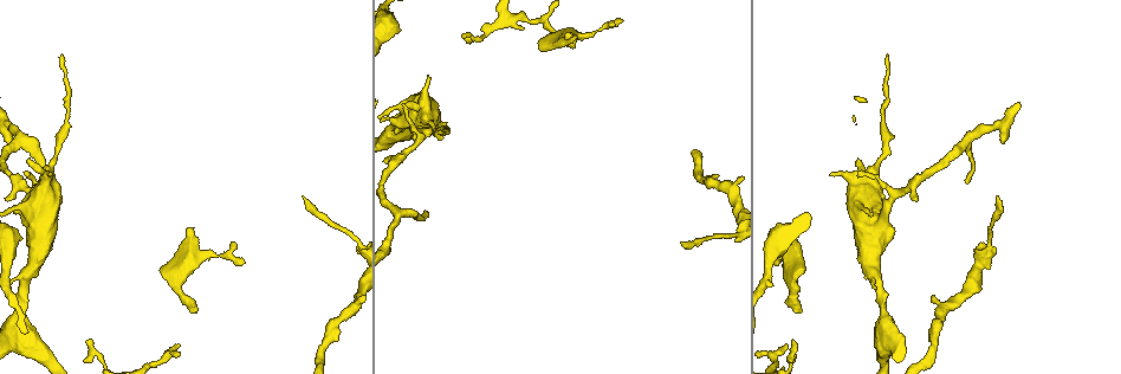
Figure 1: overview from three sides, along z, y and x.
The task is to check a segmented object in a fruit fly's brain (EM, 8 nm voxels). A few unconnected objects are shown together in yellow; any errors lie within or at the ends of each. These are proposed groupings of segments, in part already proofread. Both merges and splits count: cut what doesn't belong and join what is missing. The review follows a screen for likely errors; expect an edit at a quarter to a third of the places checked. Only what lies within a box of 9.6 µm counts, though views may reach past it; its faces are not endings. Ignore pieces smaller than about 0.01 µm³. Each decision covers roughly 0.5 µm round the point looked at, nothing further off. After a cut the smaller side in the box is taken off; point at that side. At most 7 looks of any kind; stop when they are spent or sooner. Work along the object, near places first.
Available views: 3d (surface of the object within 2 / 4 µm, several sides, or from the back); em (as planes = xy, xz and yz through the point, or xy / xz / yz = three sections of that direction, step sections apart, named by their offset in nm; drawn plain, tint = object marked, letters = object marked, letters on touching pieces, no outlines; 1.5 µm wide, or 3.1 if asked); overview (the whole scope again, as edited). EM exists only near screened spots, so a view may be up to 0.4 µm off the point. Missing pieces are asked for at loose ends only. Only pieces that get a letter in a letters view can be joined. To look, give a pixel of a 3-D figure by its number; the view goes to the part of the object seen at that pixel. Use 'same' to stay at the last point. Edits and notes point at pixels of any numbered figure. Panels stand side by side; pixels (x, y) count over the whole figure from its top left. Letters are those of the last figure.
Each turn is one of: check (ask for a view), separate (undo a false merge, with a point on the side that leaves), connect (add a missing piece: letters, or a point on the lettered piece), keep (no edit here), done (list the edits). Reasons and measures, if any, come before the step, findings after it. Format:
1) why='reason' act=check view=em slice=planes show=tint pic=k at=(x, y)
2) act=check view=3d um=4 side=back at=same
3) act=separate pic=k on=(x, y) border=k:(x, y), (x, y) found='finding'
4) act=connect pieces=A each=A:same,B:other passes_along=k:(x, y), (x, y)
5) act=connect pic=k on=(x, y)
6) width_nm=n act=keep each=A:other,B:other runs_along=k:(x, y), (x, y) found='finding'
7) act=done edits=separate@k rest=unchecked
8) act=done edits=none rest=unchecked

why='an open end' act=check view=em slice=planes show=letters pic=1 at=(801, 310)

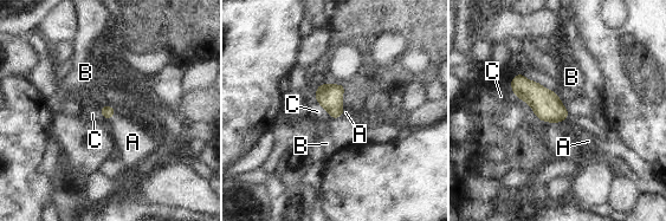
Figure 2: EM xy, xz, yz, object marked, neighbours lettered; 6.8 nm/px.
longest_contact=C:260nm act=connect pieces=A each=A:same,B:other,C:other passes_along=2:(108, 111), (110, 117), (133, 142) found='it goes on there'

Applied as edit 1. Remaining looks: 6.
why='an open end' act=check view=em slice=planes show=tint pic=1 at=(831, 172)

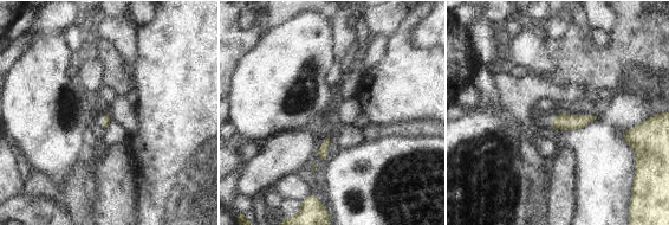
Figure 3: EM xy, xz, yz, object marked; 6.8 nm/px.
act=check view=em slice=planes show=letters at=same

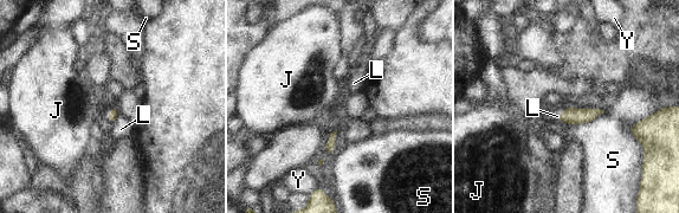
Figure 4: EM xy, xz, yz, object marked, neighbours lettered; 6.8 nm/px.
act=keep each=J:other,L:other,S:other,Y:other border=4:(114, 108), (107, 118) found='no lettered piece goes on from it'

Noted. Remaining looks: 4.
act=done edits=connect@2 rest=unchecked

